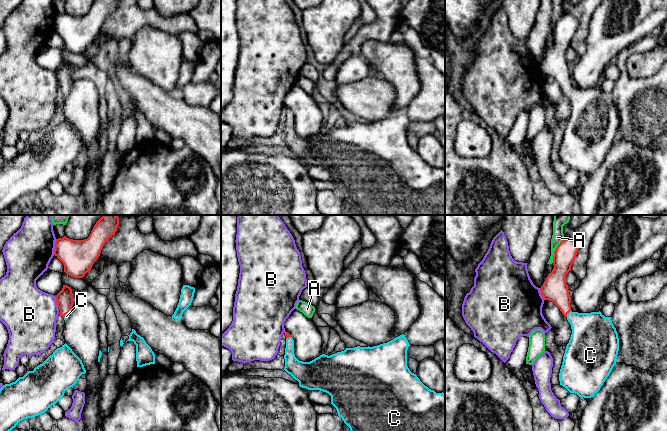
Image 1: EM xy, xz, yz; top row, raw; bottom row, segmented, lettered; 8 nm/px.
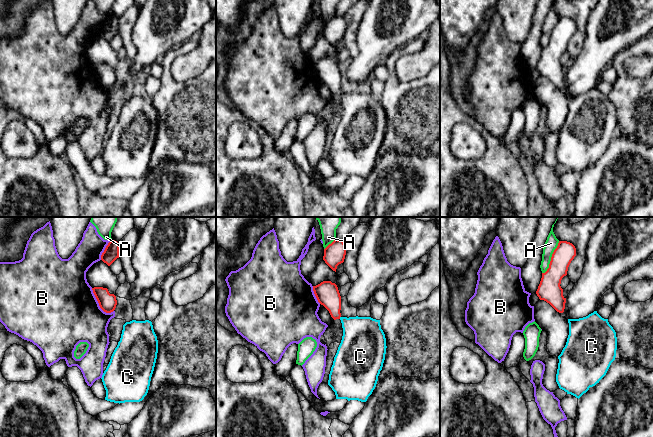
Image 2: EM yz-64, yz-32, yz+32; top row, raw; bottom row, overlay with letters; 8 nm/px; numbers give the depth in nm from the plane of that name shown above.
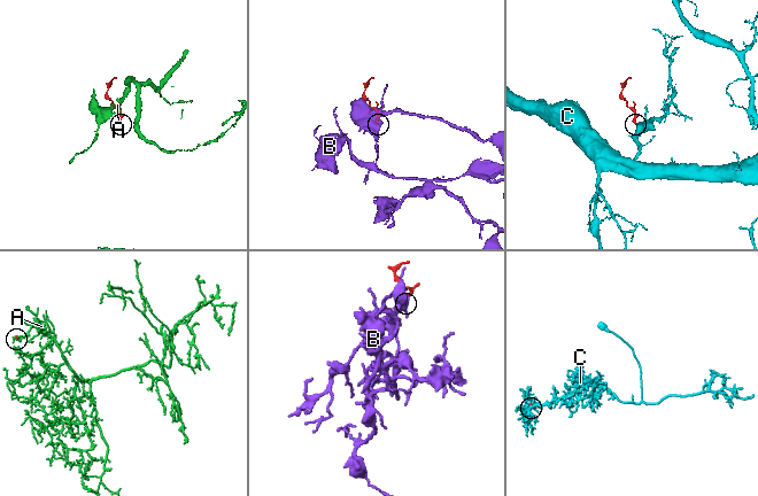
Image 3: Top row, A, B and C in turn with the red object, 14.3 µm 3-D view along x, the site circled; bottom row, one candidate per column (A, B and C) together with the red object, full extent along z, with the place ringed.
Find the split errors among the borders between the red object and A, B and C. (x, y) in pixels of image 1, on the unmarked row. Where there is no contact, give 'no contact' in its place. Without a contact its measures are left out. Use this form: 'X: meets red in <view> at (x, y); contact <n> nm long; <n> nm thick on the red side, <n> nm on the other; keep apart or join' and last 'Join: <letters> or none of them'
A: meets red in yz at (555, 26); contact 220 nm long; 170 nm thick on the red side, 90 nm on the other; keep apart
B: meets red in xy at (55, 23); contact 130 nm long; 280 nm thick on the red side, 380 nm on the other; keep apart
C: meets red in yz at (568, 88); contact 70 nm long; 200 nm thick on the red side, 320 nm on the other; join
Join: C

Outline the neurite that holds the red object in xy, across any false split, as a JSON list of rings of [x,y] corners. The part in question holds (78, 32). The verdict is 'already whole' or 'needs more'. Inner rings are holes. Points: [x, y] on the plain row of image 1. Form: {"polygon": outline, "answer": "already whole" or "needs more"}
{"polygon": [[[95,0],[89,13],[84,16],[73,16],[66,12],[55,17],[54,31],[63,39],[64,48],[74,54],[83,54],[100,32],[106,17],[117,7],[119,0]]], "answer": "already whole"}

